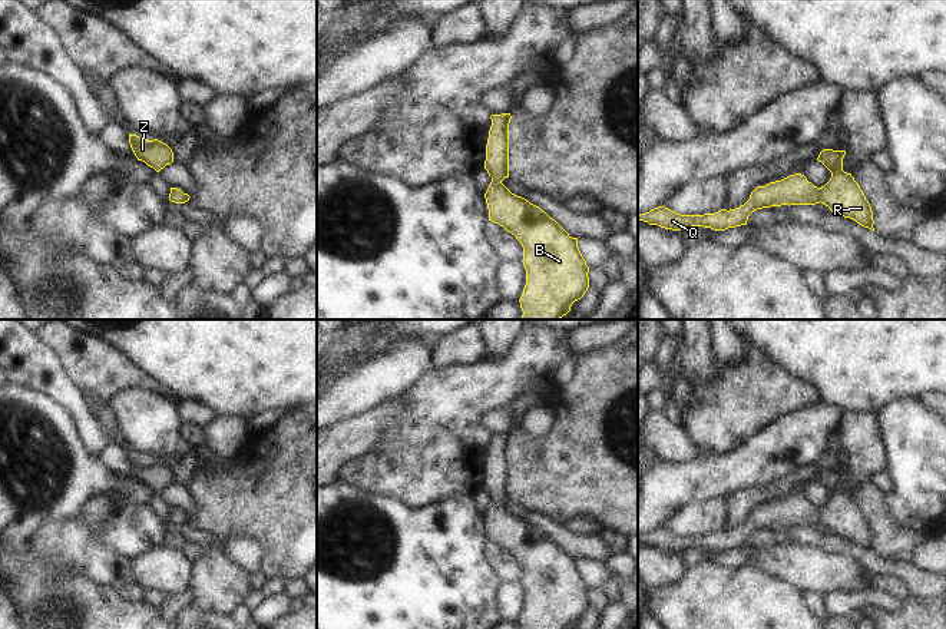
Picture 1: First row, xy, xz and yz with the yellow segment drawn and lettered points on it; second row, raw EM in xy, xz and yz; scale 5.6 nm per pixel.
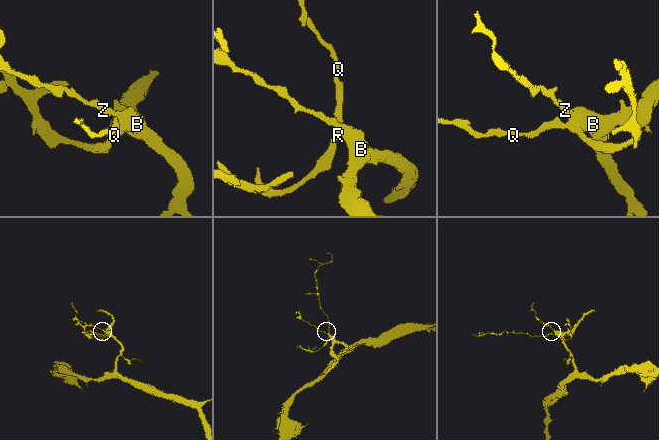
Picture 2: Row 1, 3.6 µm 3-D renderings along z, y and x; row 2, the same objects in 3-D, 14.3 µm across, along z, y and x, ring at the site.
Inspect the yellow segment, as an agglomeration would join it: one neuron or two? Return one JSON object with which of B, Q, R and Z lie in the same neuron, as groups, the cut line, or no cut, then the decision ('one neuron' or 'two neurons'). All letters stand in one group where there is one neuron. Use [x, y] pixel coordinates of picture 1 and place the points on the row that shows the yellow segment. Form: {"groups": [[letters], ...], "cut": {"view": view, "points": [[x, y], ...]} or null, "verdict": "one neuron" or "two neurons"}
{"groups": [["B", "Q", "R", "Z"]], "cut": null, "verdict": "one neuron"}

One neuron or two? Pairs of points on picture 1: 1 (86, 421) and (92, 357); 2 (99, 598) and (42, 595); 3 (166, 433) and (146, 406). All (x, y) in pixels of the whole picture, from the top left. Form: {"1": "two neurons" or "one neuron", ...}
{"1": "two neurons", "2": "one neuron", "3": "one neuron"}

